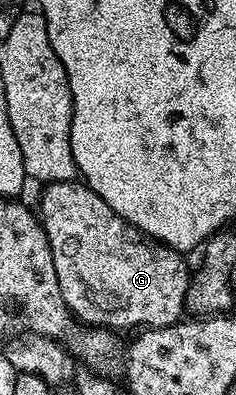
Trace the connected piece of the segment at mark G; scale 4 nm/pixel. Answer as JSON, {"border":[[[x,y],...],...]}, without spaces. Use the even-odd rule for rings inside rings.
{"border":[[[79,179],[53,182],[43,193],[41,217],[52,246],[63,249],[55,266],[76,314],[90,307],[91,293],[104,293],[116,305],[115,313],[123,325],[172,326],[184,316],[189,282],[184,254],[148,239],[90,185]],[[75,261],[79,262],[75,265]]]}

